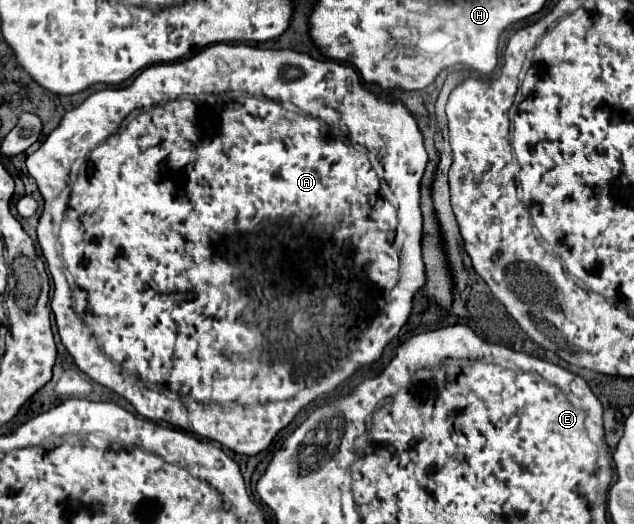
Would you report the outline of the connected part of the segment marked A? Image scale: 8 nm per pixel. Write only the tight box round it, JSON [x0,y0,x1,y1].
[27,43,427,455]

